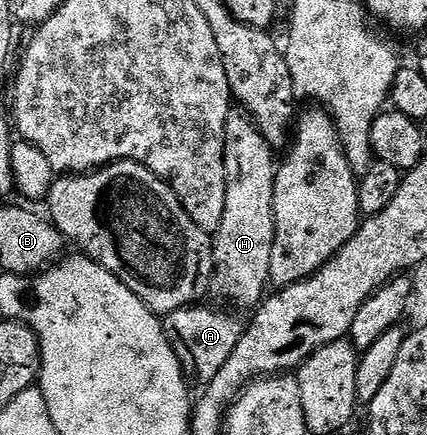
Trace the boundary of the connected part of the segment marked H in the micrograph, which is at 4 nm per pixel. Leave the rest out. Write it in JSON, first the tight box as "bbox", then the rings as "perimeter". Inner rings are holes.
{"bbox":[213,110,275,307],"perimeter":[[[232,110],[225,125],[225,217],[221,217],[221,225],[213,233],[213,287],[235,307],[258,307],[265,298],[266,287],[269,287],[269,257],[273,253],[275,236],[275,155],[252,119],[247,118],[242,110]]]}

